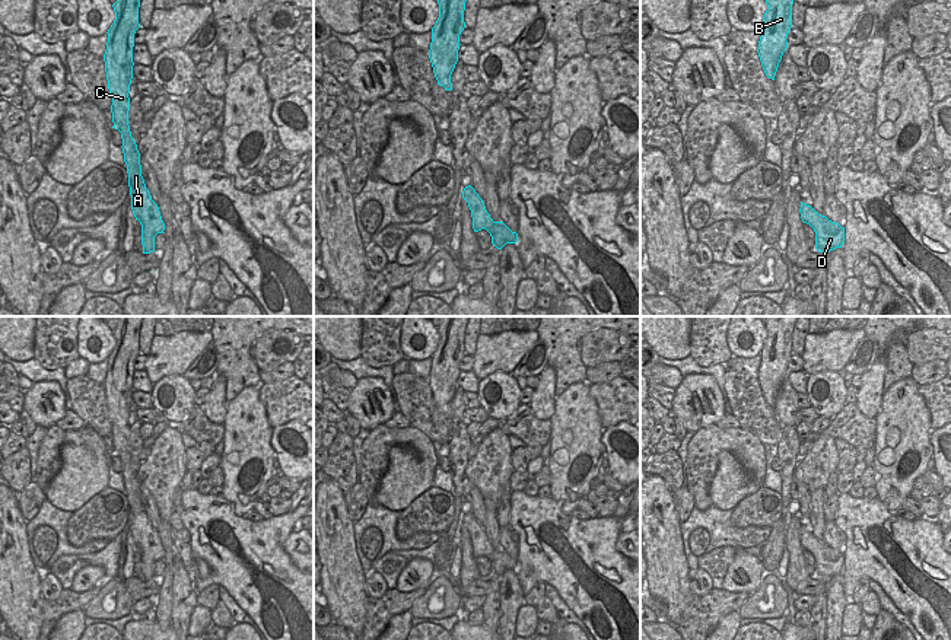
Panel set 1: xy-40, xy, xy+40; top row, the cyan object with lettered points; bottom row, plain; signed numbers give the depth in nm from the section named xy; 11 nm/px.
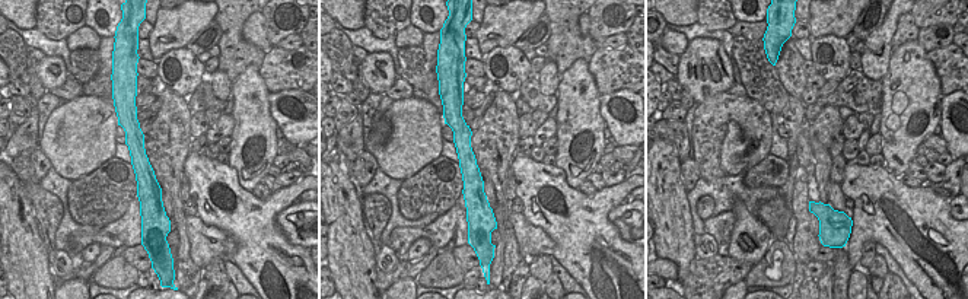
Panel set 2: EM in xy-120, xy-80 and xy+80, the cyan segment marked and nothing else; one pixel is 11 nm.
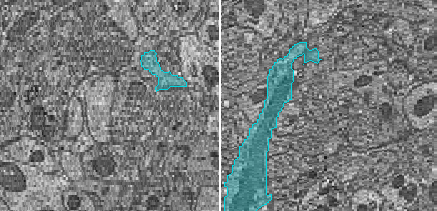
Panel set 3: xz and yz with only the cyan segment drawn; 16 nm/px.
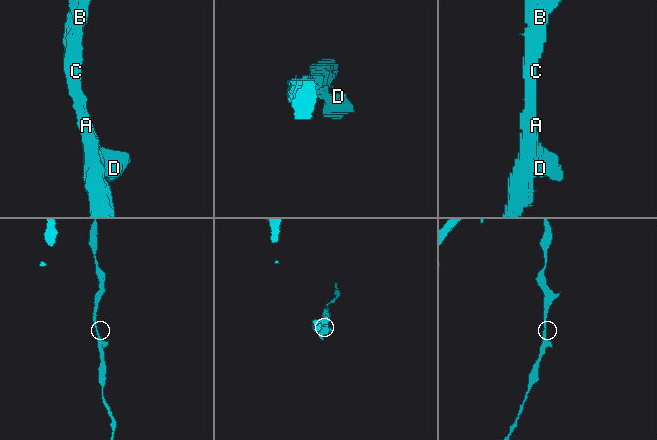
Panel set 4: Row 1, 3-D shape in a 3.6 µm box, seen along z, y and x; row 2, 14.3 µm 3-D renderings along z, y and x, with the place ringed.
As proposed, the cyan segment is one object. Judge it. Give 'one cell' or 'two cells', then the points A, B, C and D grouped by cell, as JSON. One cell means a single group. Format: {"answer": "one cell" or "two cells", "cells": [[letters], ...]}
{"answer": "one cell", "cells": [["A", "B", "C", "D"]]}

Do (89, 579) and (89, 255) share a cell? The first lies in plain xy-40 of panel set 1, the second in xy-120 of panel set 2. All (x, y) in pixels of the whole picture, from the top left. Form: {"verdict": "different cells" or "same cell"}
{"verdict": "same cell"}

